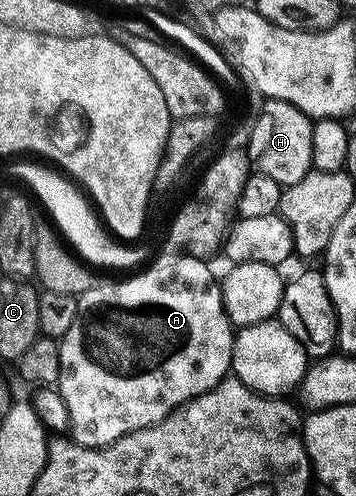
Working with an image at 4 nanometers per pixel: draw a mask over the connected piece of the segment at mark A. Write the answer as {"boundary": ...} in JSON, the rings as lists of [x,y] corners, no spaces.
{"boundary":[[[188,255],[167,256],[169,257],[159,258],[150,269],[142,268],[140,271],[134,272],[134,277],[129,277],[126,281],[109,281],[106,285],[94,284],[93,288],[77,298],[79,315],[75,315],[75,323],[71,326],[71,331],[67,331],[67,335],[60,338],[59,341],[61,346],[59,379],[55,388],[57,392],[63,395],[63,403],[67,403],[68,432],[71,434],[72,440],[81,445],[86,445],[92,449],[102,449],[104,445],[110,445],[123,439],[123,435],[131,435],[131,431],[151,427],[162,421],[172,409],[178,409],[179,406],[186,405],[191,398],[211,391],[230,372],[233,364],[235,327],[229,322],[229,317],[225,314],[218,278],[213,278],[212,271],[205,266],[206,262],[202,258]]]}

